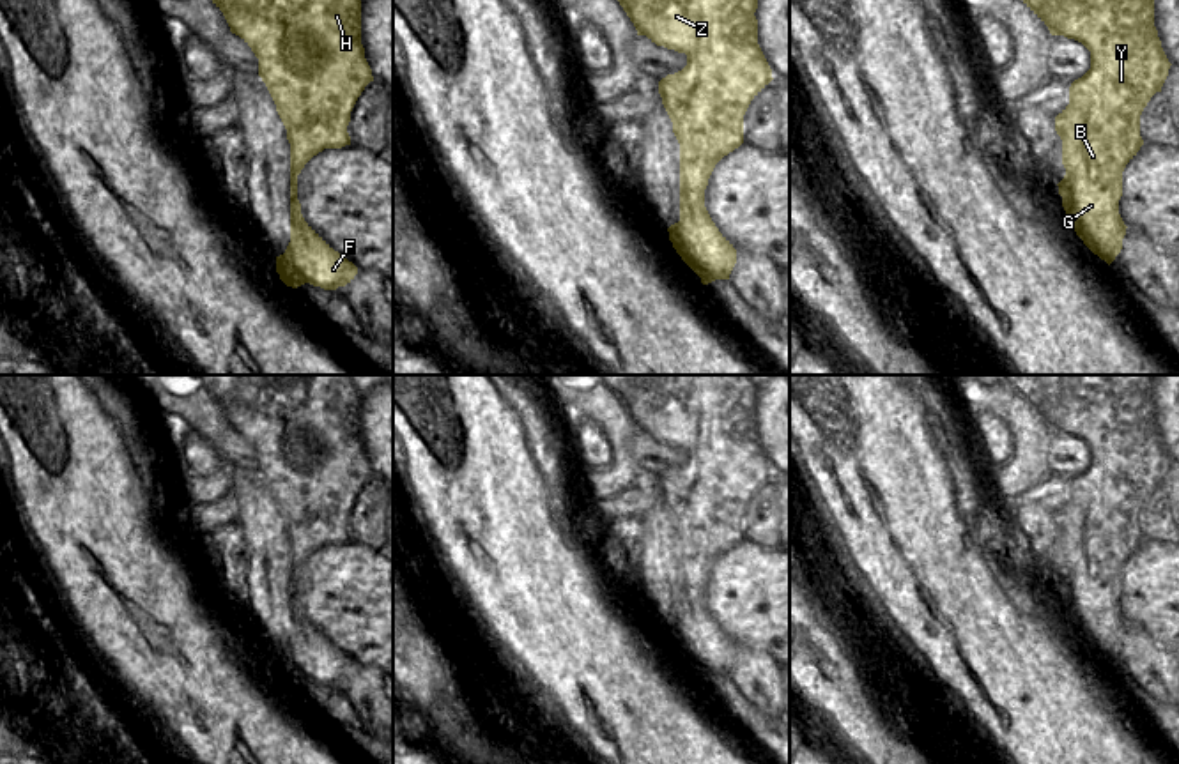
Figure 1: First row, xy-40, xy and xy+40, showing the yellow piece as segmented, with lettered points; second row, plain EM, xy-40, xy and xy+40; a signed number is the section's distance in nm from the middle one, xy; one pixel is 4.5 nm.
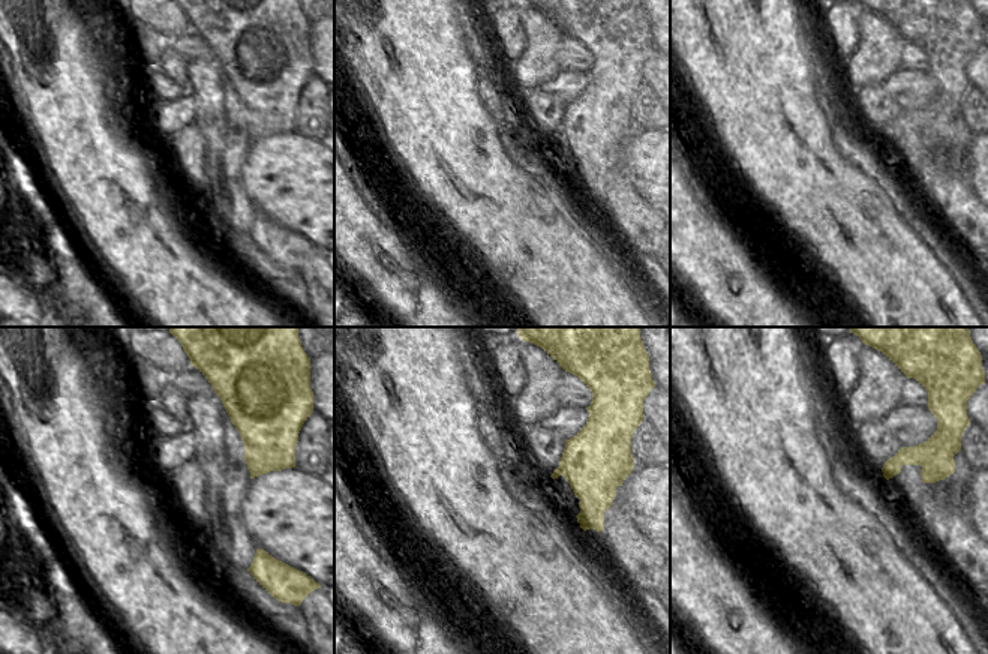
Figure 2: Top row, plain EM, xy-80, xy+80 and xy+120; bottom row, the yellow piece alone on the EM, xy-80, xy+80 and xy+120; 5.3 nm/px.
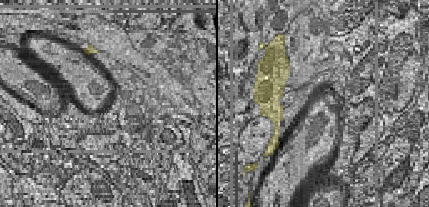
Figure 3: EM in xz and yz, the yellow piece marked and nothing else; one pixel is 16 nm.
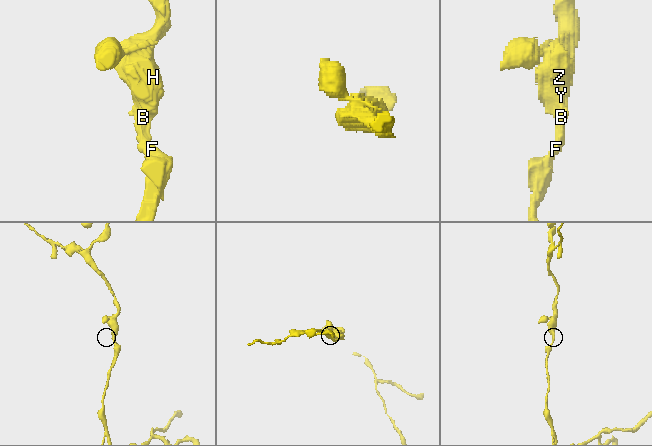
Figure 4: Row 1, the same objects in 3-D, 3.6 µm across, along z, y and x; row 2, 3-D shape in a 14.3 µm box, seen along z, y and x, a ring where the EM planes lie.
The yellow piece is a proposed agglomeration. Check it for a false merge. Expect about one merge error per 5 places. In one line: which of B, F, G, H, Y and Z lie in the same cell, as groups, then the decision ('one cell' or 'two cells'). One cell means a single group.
B F G H Y Z | one cell

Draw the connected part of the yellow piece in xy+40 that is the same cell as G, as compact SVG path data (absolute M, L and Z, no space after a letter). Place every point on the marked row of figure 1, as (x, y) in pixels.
M1023 0L1023 4L1048 27L1052 35L1075 39L1090 51L1090 69L1071 83L1069 104L1055 117L1066 168L1057 186L1073 230L1094 255L1110 265L1122 249L1128 228L1119 214L1122 172L1144 145L1140 115L1151 97L1161 92L1172 65L1154 27L1154 0Z

